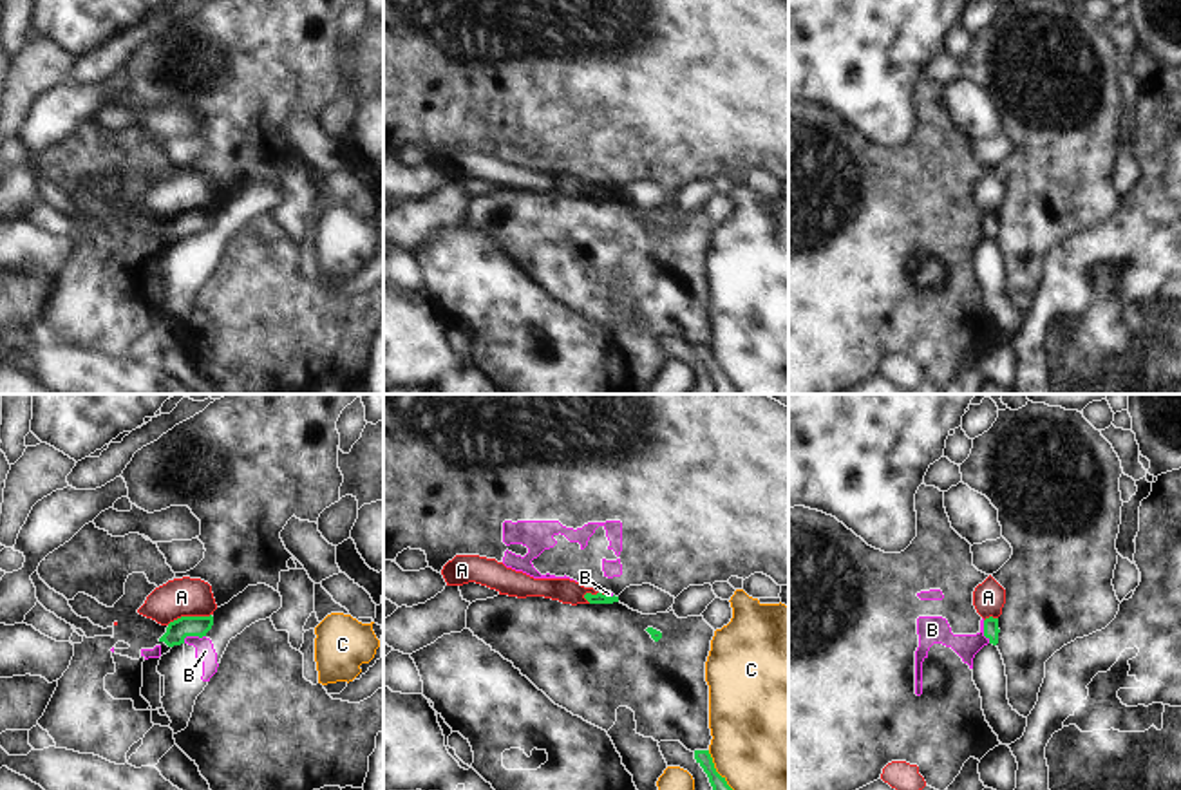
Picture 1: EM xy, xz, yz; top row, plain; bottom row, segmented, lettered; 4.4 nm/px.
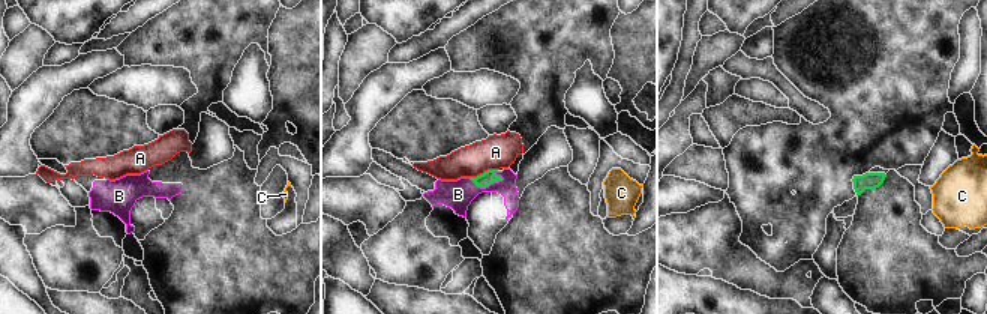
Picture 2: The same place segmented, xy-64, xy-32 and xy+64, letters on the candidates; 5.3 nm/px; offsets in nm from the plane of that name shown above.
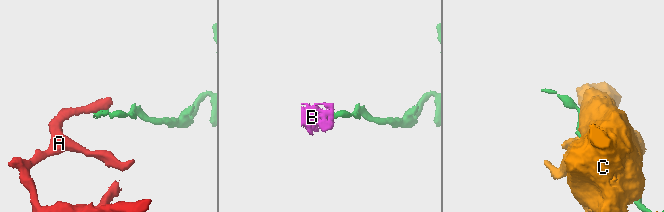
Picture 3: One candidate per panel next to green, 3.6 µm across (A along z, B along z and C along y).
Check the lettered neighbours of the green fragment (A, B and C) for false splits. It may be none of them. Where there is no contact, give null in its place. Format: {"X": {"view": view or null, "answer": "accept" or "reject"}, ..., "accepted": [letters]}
{"A": {"view": "xy", "answer": "reject"}, "B": {"view": "xy", "answer": "reject"}, "C": {"view": "xz", "answer": "reject"}, "accepted": []}

